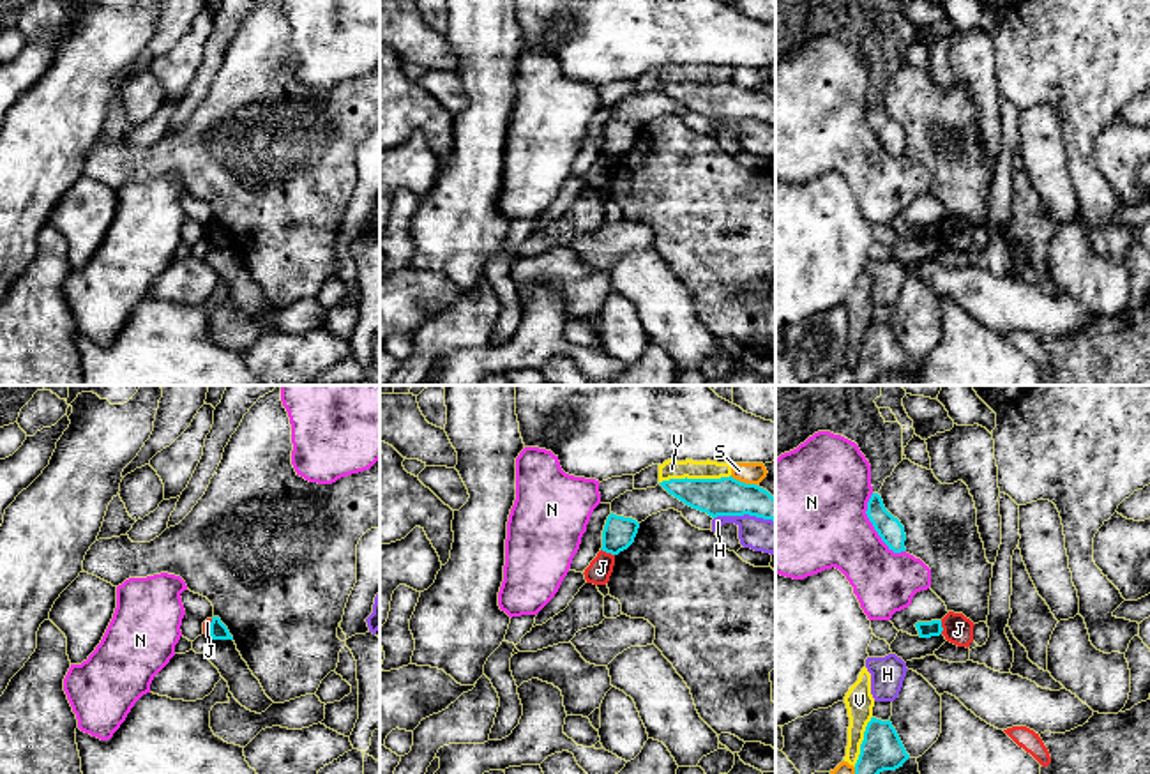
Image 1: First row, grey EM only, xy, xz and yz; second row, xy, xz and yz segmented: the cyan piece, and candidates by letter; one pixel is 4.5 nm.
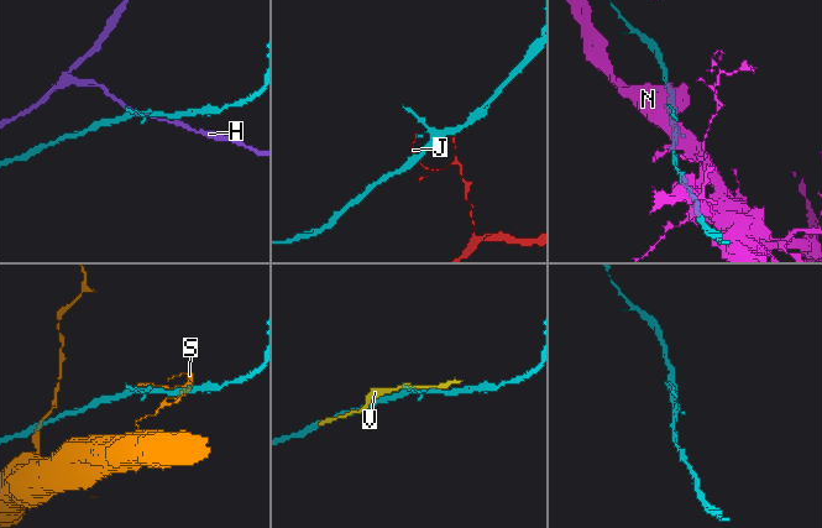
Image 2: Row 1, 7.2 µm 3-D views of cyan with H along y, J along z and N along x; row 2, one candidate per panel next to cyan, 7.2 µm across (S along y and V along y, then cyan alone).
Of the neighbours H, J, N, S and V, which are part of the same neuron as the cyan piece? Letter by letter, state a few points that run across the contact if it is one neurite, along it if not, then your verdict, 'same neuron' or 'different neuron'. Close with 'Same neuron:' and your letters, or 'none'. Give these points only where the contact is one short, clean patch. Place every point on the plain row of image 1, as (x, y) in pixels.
H: different neuron
J: line xz (601, 152), (613, 159); different neuron
N: different neuron
S: different neuron
V: different neuron
Same neuron: none

